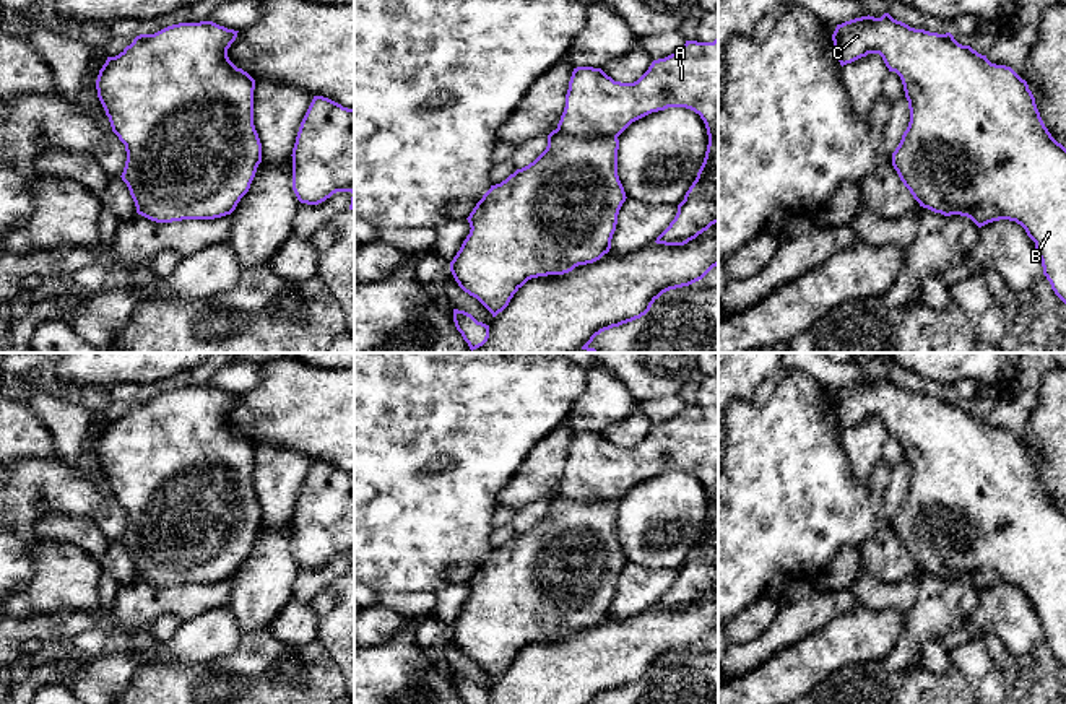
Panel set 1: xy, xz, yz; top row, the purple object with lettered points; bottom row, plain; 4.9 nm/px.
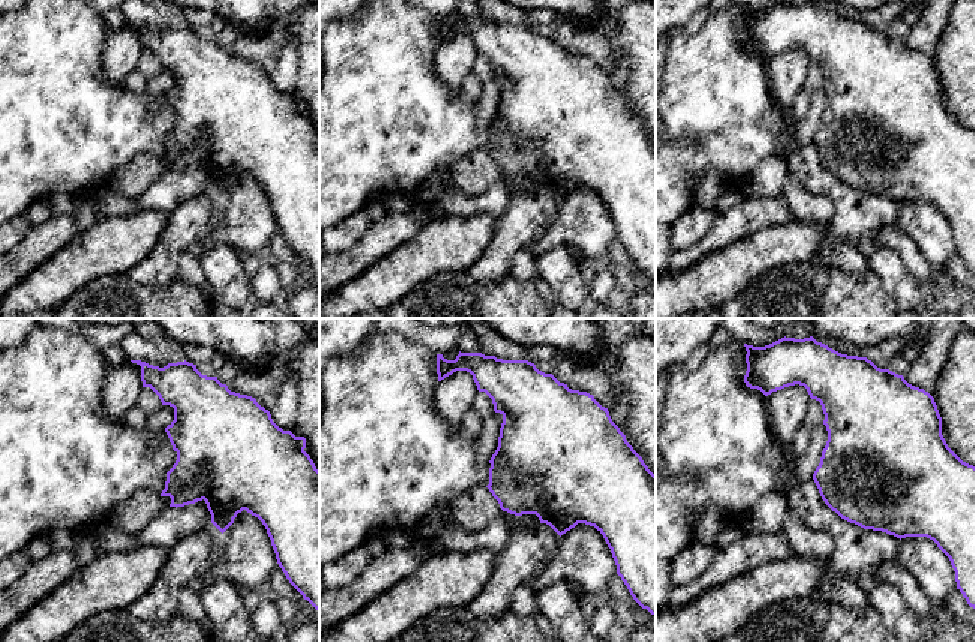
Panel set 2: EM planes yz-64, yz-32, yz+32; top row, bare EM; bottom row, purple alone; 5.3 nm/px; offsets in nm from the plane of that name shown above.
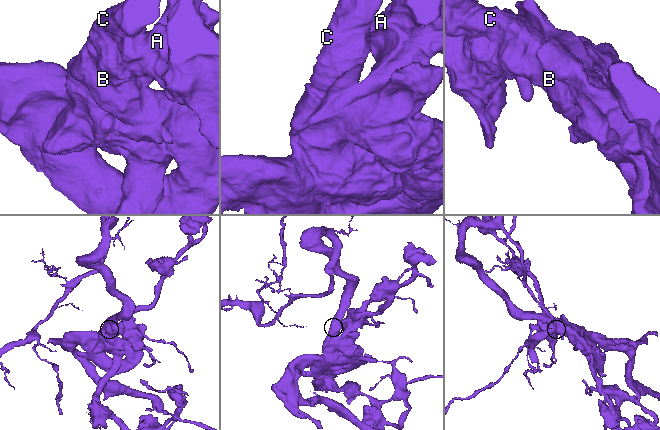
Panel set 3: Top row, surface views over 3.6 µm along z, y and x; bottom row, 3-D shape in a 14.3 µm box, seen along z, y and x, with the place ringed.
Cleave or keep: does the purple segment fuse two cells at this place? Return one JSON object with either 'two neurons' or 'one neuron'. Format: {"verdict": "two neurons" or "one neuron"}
{"verdict": "one neuron"}

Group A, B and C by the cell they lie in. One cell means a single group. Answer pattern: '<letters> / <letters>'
A B C

